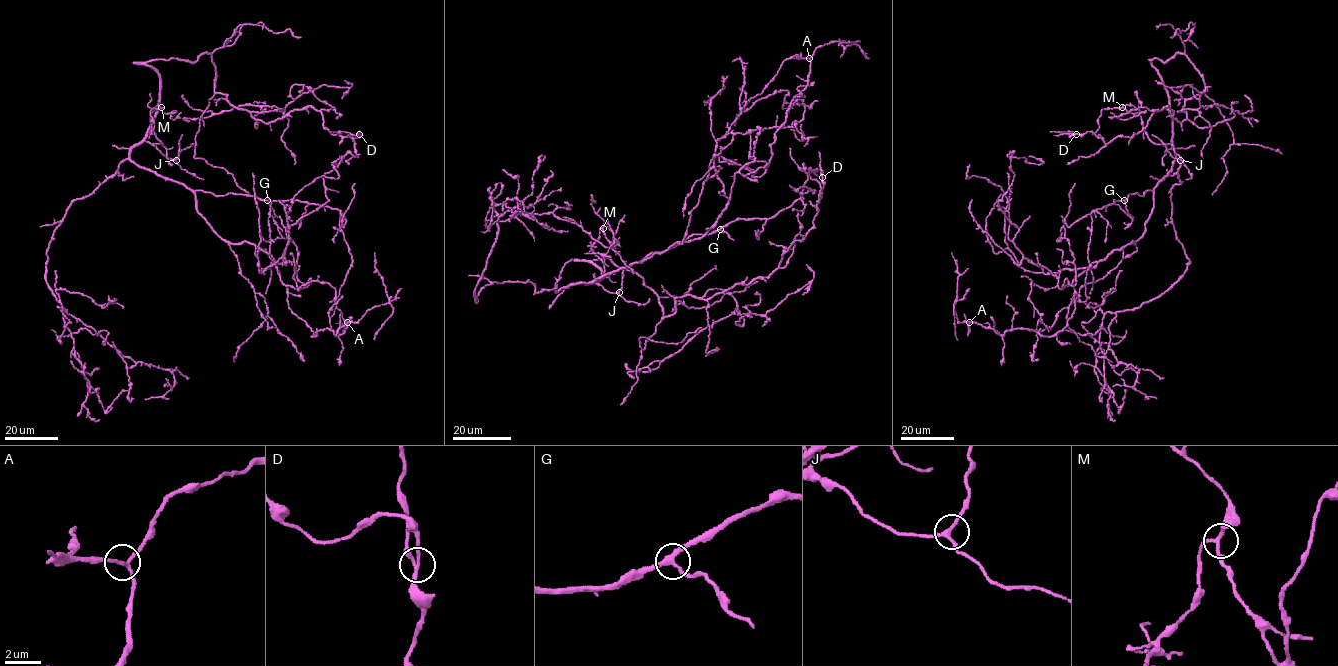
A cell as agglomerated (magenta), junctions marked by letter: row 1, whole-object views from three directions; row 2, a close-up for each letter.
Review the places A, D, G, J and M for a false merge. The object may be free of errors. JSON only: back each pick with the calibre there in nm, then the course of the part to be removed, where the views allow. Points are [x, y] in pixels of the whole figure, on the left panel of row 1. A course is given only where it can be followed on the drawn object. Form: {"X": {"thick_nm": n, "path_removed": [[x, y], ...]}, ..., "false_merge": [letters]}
{"false_merge": []}

